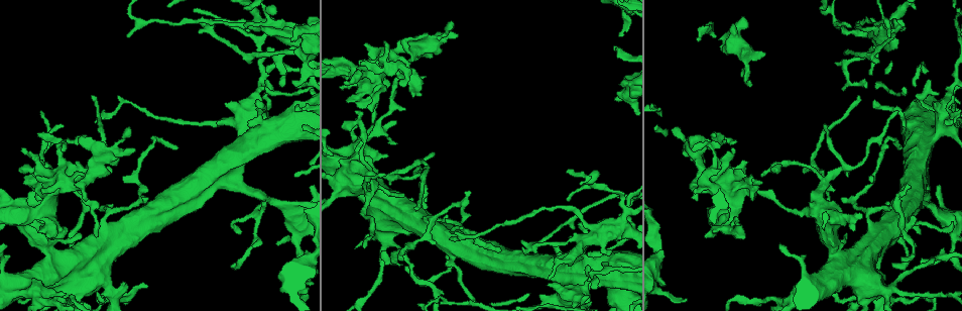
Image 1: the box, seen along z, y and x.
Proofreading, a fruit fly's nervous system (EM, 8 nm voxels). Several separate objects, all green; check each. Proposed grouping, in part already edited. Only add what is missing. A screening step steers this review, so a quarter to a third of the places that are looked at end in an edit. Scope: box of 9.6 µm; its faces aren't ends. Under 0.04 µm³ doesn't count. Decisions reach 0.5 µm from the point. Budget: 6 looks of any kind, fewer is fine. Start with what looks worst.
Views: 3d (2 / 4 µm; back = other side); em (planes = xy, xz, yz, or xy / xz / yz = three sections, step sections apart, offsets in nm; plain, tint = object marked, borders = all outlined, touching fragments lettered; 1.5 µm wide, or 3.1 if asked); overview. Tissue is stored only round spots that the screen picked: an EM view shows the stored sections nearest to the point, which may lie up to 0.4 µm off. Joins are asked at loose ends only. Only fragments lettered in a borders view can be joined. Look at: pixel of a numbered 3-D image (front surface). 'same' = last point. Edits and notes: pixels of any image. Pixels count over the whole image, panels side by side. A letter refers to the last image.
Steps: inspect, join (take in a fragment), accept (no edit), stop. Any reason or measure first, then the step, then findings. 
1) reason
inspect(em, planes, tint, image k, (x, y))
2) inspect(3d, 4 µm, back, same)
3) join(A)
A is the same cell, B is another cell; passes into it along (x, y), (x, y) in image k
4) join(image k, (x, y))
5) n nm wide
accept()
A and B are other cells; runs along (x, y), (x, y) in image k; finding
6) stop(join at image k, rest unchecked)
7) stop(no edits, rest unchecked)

an open end
inspect(em, planes, plain, image 1, (85, 200))

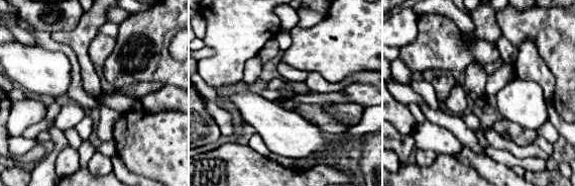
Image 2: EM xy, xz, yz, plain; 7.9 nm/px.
inspect(em, planes, borders, same)

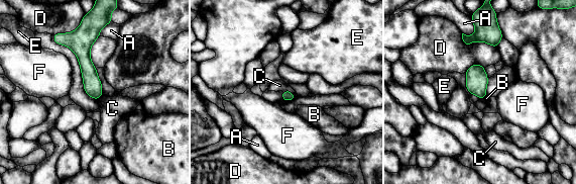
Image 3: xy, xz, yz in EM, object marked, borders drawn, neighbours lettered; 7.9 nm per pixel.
D touches over 320 nm
accept()
A, B, C, D, E and F are other cells; no lettered fragment goes on from it

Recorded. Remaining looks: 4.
free end
inspect(em, xy, step 4, tint, image 1, (413, 97))

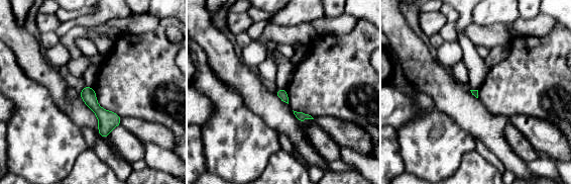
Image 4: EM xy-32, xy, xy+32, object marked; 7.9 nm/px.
inspect(em, planes, borders, same)

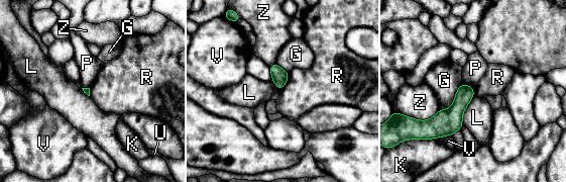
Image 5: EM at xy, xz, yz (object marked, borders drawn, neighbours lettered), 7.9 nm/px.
accept()
G, K, L, P, R, U, V and Z are other cells; border along (289, 72), (287, 82), (279, 90) in image 5; no lettered fragment goes on from it

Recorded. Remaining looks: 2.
free end
inspect(em, planes, borders, image 1, (51, 238))

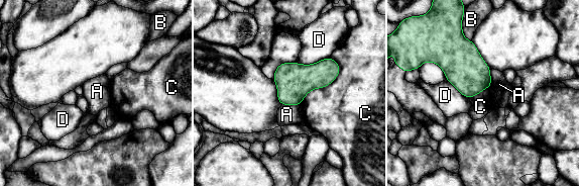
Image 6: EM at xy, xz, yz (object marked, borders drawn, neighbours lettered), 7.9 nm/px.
accept()
A, B, C and D are other cells; none of them fits

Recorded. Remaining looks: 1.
stop(no edits, rest unchecked)

